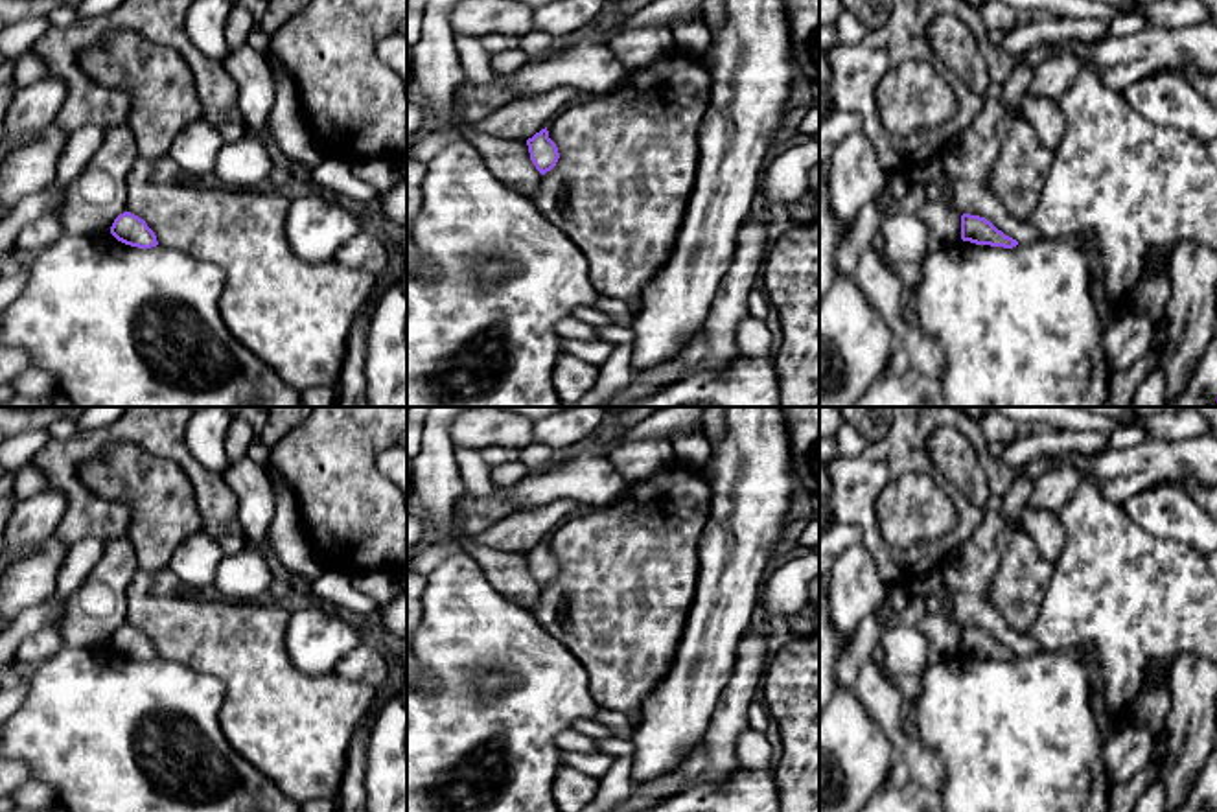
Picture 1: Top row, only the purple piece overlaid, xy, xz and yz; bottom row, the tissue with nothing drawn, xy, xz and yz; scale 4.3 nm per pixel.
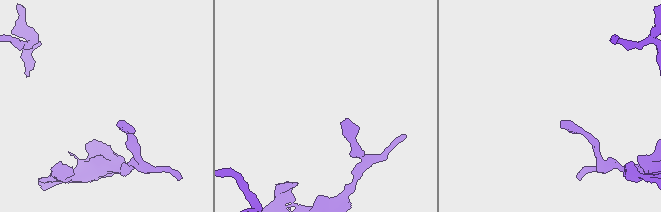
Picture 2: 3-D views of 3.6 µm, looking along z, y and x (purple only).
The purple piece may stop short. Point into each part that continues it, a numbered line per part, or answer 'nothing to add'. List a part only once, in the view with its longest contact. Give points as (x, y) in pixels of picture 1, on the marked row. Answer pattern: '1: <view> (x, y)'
nothing to add

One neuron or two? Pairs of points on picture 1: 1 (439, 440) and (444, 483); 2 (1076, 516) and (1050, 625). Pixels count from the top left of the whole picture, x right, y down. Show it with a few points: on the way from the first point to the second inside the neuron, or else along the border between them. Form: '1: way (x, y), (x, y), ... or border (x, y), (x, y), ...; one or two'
1: way (439, 452), (439, 472); one
2: way (1077, 544), (1077, 597); one

